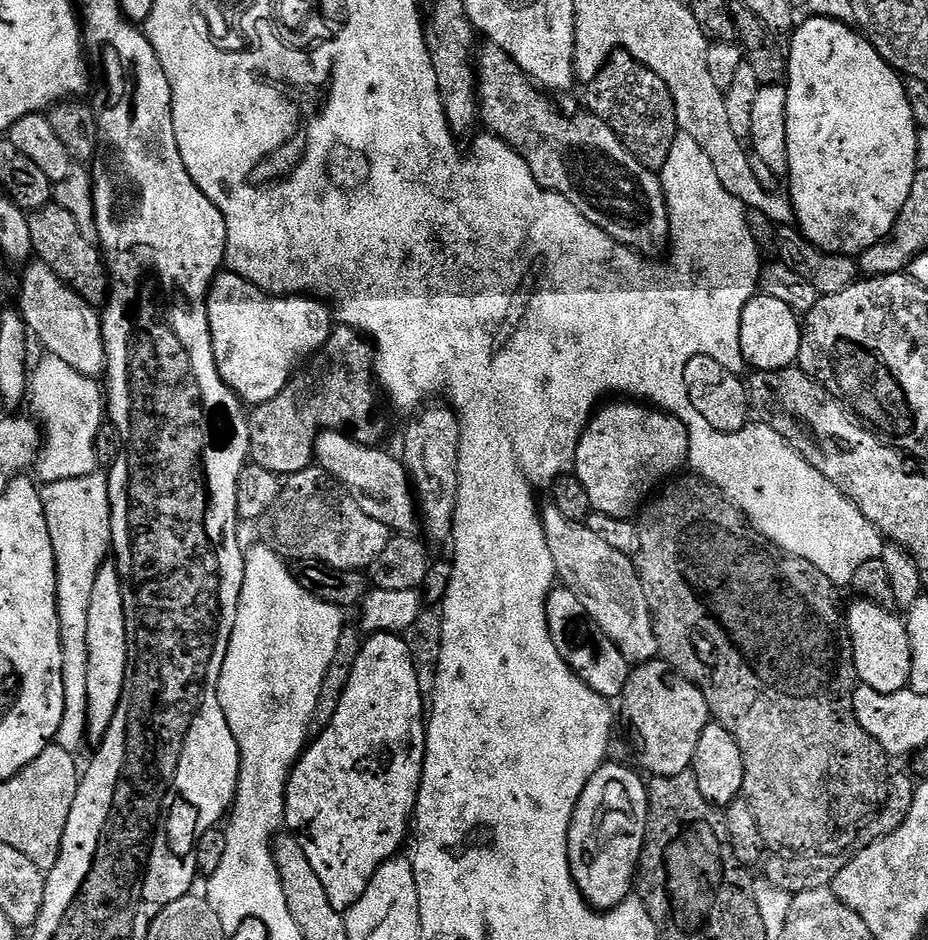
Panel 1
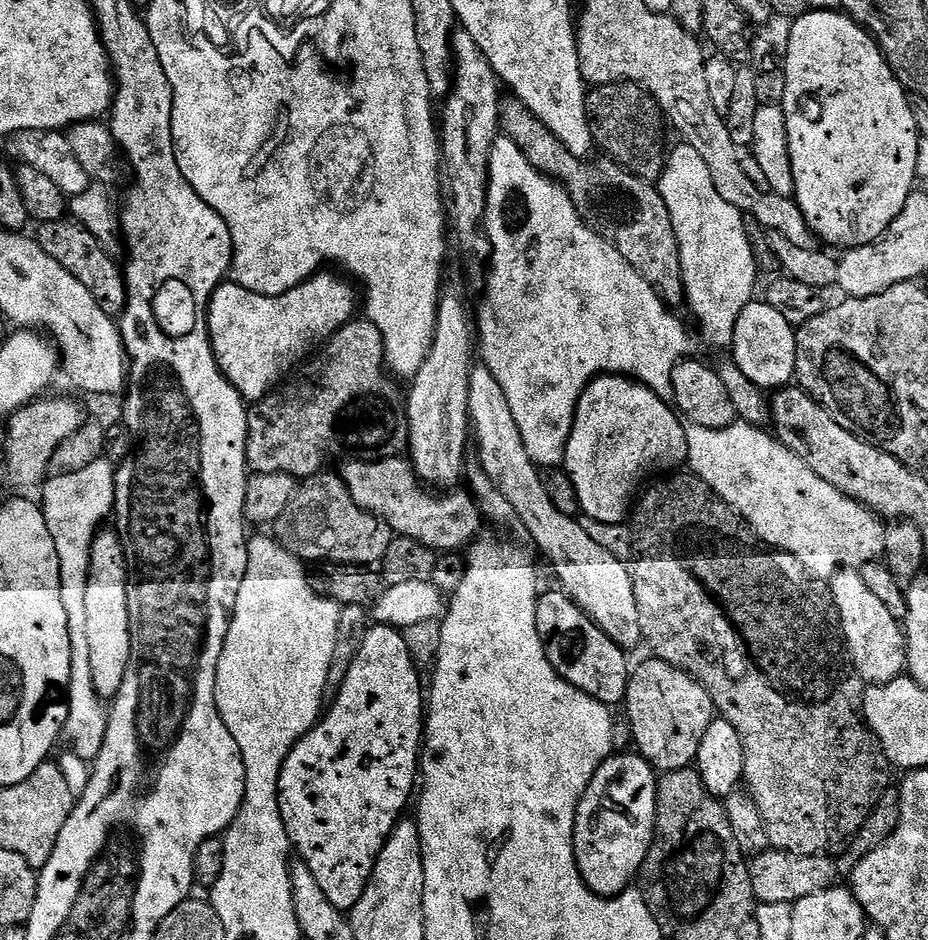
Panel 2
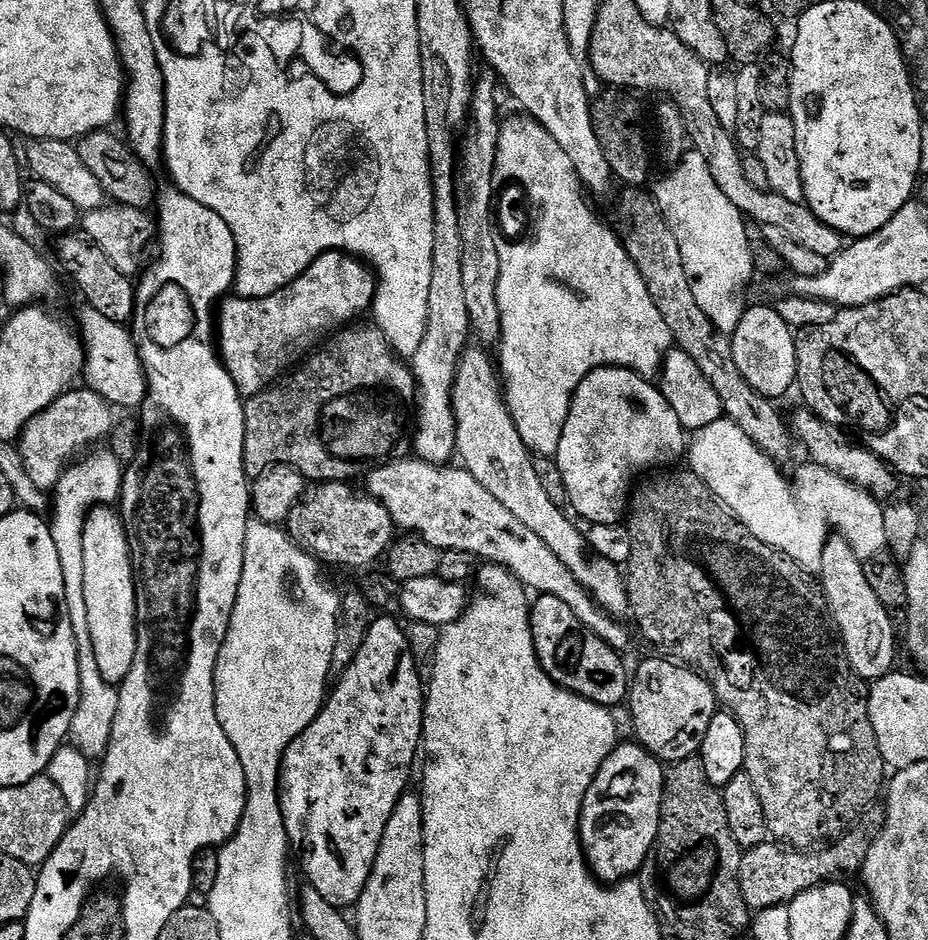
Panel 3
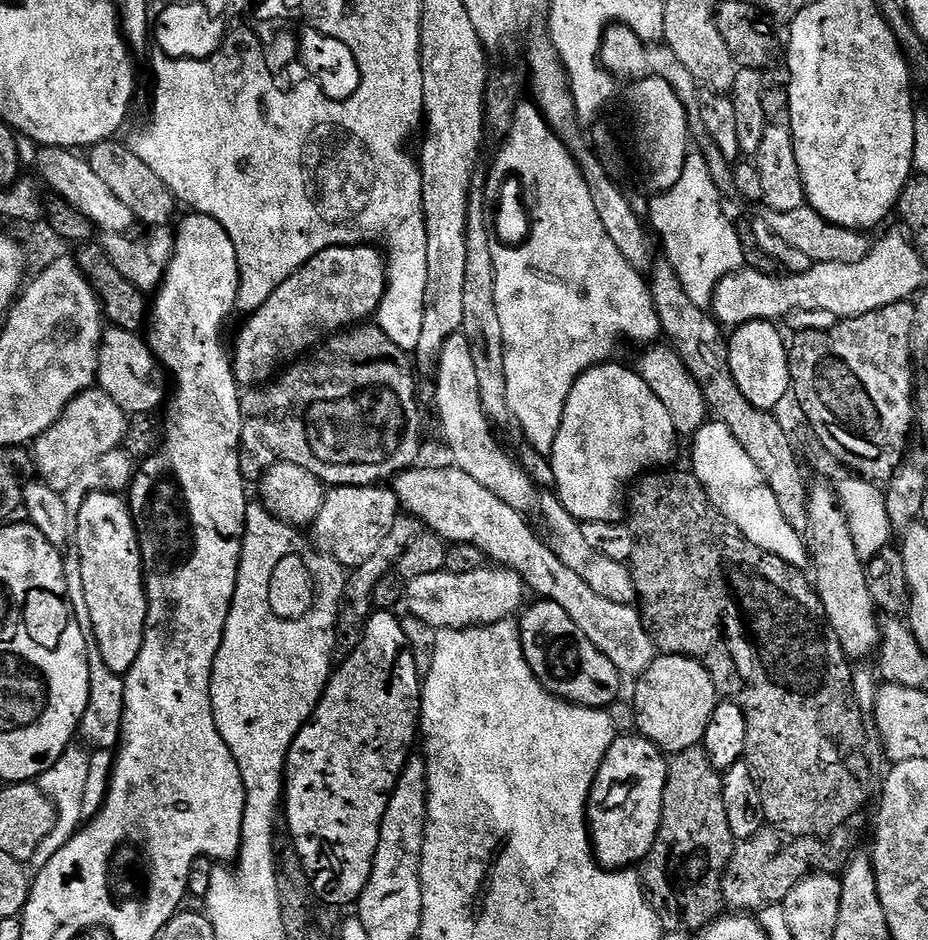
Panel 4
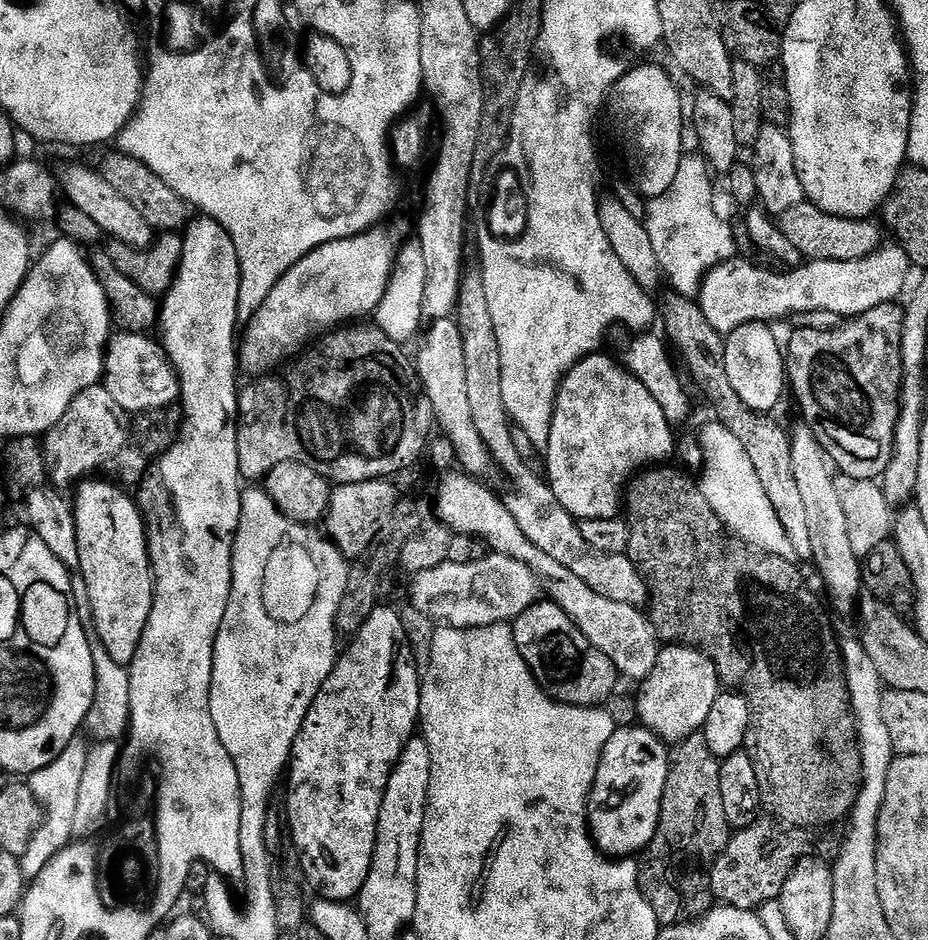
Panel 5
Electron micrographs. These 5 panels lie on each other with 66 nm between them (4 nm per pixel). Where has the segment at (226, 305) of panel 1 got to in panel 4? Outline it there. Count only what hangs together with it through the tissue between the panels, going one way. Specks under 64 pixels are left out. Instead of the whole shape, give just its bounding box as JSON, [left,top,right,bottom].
[230,244,387,386]

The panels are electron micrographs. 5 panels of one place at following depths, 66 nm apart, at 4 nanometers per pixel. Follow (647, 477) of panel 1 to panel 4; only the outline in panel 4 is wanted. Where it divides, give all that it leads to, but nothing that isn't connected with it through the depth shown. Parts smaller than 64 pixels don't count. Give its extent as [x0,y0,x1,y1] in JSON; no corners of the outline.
[550,362,678,523]

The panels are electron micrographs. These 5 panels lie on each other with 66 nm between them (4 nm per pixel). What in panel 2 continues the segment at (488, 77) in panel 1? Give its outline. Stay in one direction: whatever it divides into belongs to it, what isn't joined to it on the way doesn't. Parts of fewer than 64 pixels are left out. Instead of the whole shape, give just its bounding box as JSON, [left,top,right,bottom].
[500,98,685,305]

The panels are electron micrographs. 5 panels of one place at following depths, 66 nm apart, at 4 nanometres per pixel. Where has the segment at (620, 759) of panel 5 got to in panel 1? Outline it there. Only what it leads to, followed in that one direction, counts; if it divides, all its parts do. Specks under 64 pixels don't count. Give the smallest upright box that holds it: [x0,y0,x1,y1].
[568,763,648,910]

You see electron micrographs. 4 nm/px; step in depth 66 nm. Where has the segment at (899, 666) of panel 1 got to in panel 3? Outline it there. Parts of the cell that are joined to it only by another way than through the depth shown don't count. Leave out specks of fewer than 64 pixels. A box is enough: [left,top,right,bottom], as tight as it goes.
[818,535,896,682]

